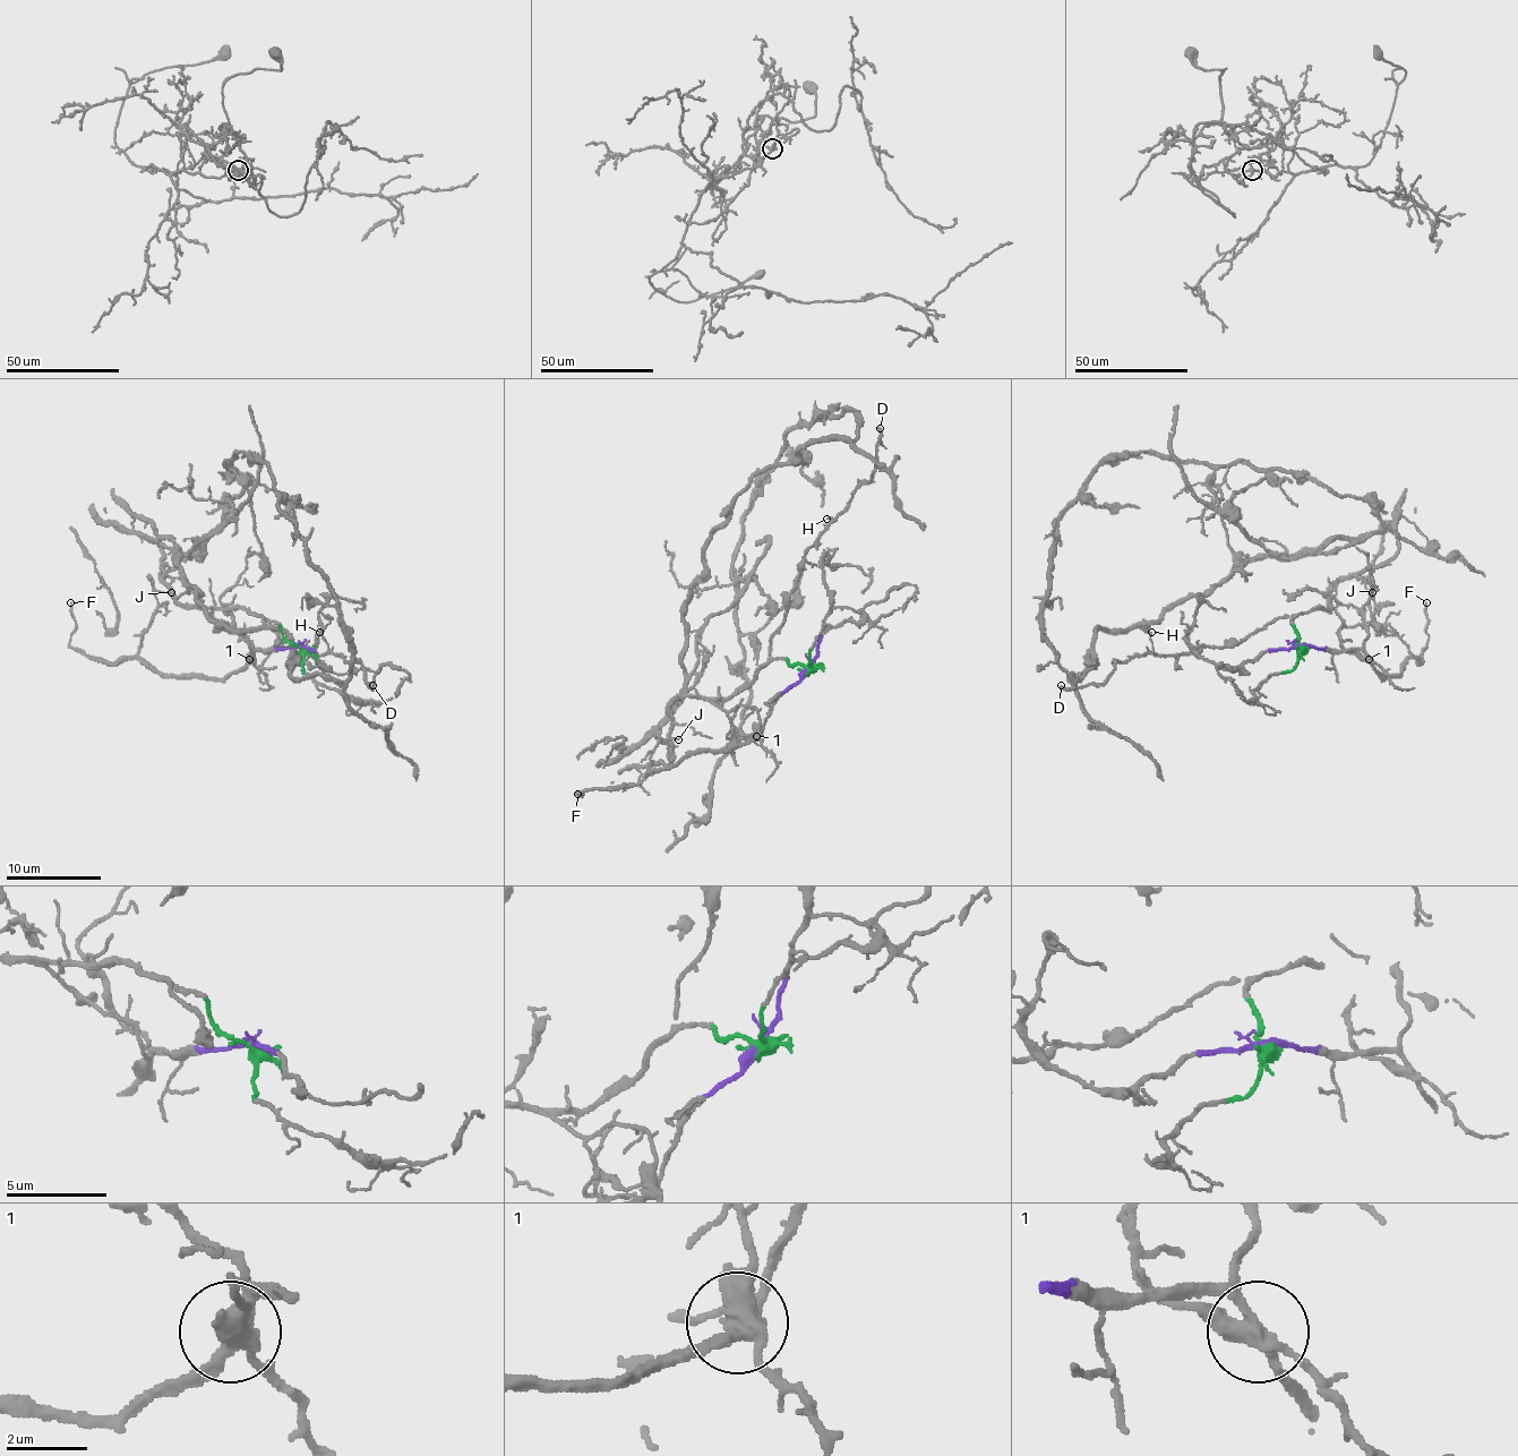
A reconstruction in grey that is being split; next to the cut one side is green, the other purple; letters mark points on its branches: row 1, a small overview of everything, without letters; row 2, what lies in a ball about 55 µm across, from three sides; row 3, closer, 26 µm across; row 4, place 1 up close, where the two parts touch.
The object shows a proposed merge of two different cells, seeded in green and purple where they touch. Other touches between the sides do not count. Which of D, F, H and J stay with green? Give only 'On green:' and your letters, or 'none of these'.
On green: D, H

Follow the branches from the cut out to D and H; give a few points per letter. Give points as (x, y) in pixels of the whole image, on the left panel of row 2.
D: (301, 647), (292, 644), (263, 616), (286, 647), (356, 661), (372, 685)
H: (301, 647), (292, 644), (277, 625), (263, 616), (280, 642), (303, 654), (323, 654), (327, 649), (320, 633)

